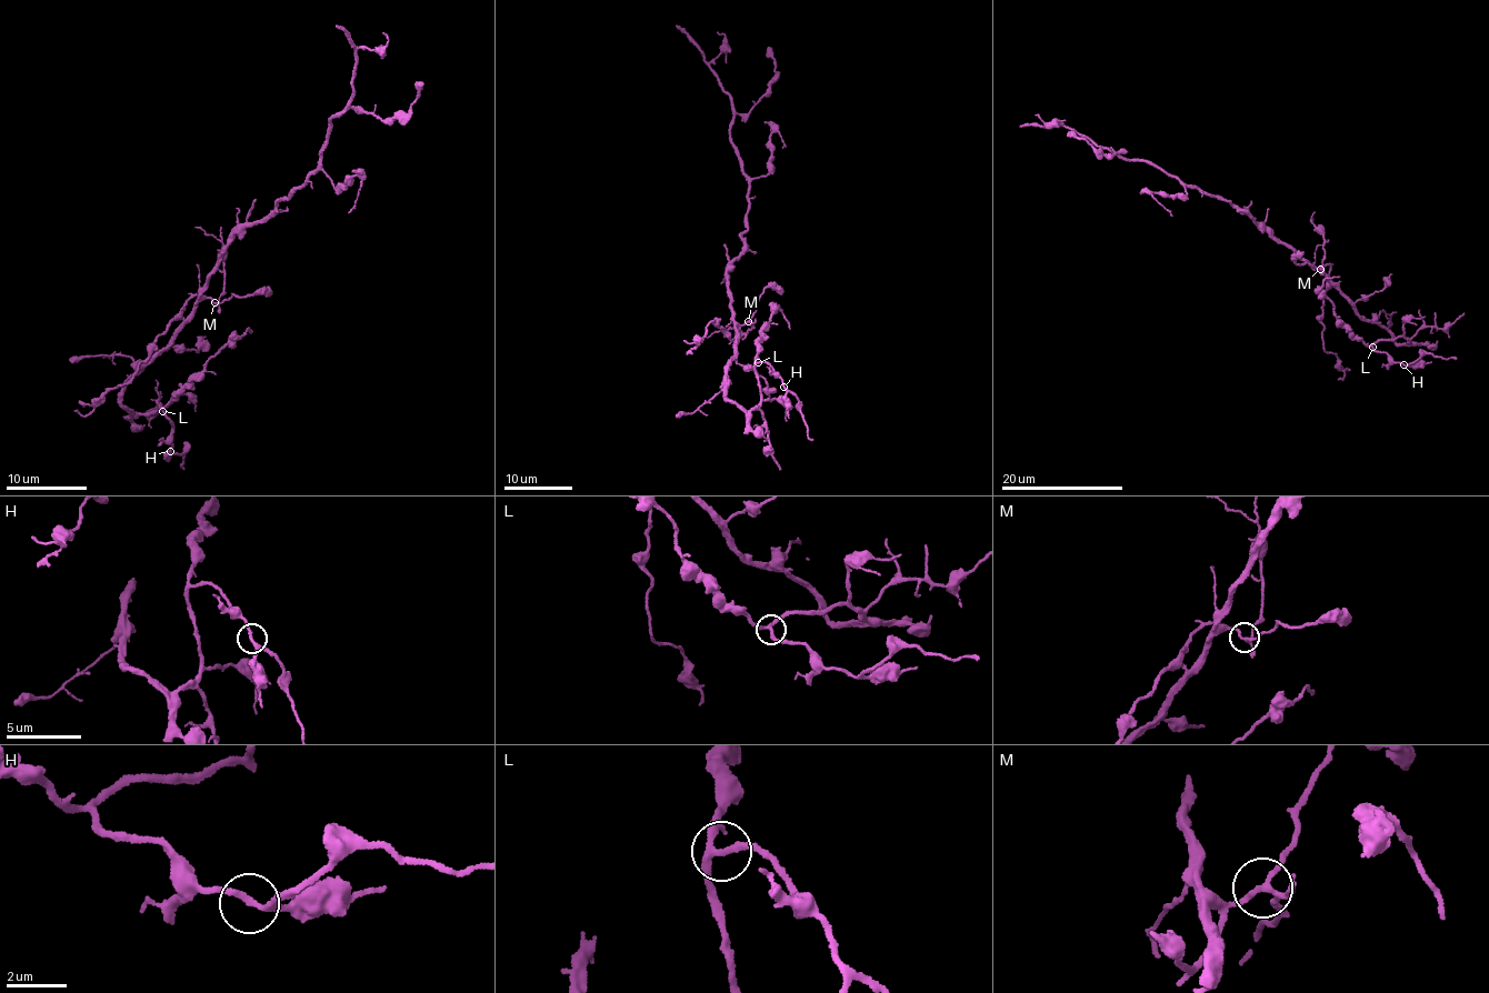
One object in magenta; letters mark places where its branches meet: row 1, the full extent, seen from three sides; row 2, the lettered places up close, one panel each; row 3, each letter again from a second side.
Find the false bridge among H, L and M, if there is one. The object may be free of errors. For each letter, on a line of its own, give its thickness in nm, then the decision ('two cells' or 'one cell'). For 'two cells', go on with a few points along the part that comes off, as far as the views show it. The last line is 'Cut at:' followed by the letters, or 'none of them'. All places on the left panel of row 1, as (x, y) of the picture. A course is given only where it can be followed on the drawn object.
H: calibre 170 nm; one cell
L: calibre 200 nm; one cell
M: calibre 180 nm; one cell
Cut at: none of them

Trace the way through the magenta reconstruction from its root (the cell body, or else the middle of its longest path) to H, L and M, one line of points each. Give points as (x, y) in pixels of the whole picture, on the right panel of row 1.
H: (1295, 253), (1337, 282), (1361, 318), (1386, 326), (1396, 343), (1410, 341), (1398, 335), (1372, 347), (1403, 364)
L: (1295, 253), (1337, 282), (1361, 318), (1386, 326), (1396, 343), (1410, 341), (1398, 335), (1372, 347)
M: (1295, 253), (1320, 269)

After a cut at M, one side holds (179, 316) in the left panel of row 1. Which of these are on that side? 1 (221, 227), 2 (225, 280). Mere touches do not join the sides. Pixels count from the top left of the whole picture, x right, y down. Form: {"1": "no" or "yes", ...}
{"1": "no", "2": "no"}

